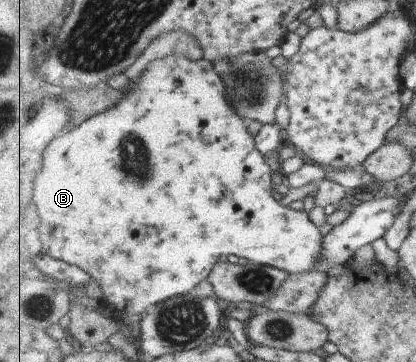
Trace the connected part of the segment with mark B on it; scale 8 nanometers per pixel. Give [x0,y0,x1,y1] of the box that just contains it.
[36,53,328,315]

